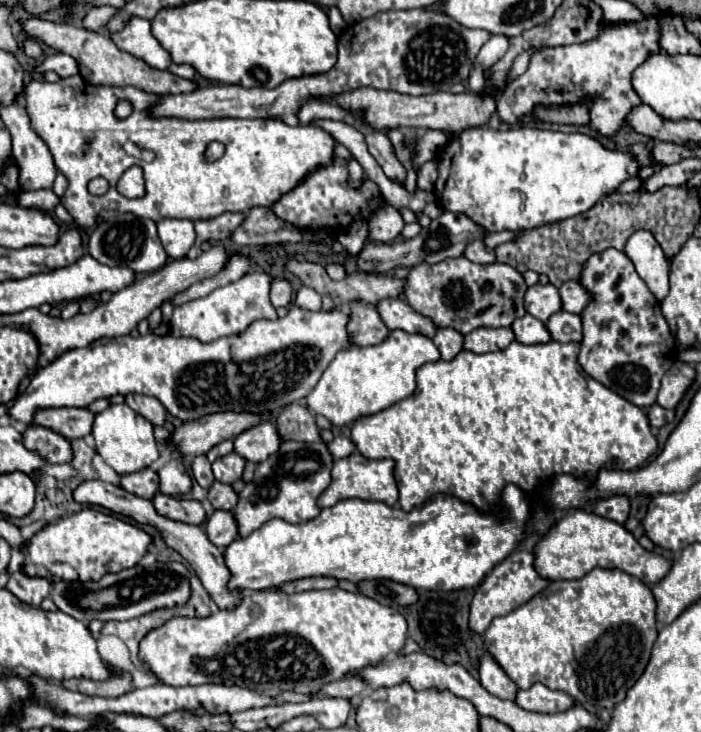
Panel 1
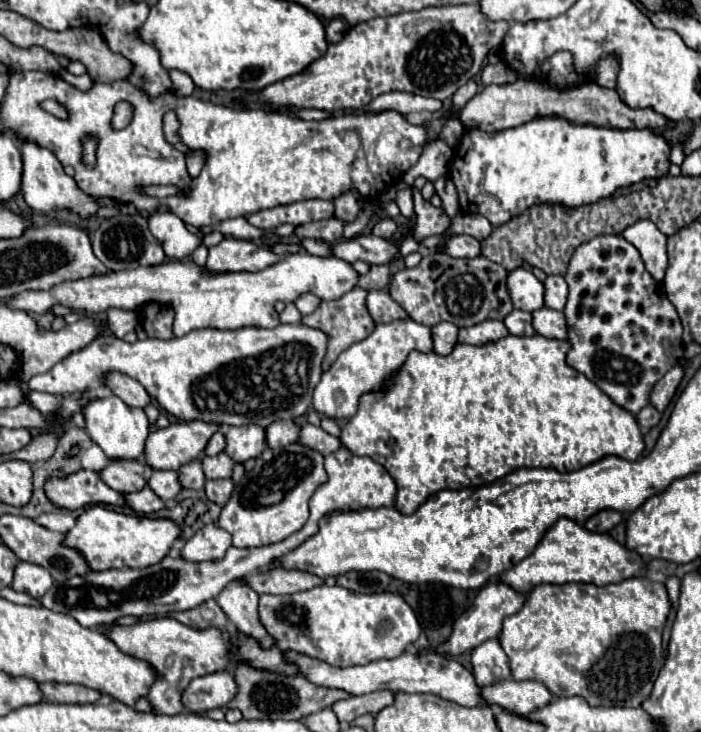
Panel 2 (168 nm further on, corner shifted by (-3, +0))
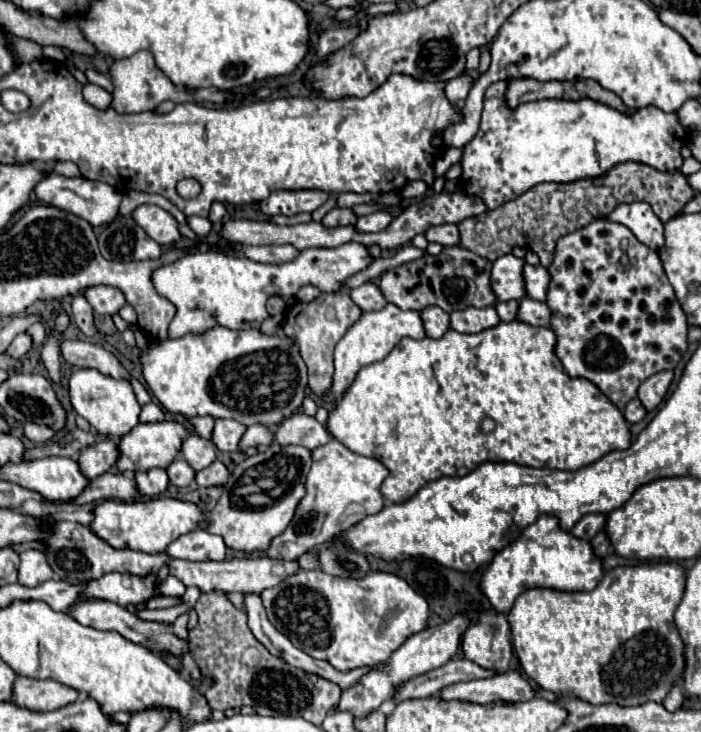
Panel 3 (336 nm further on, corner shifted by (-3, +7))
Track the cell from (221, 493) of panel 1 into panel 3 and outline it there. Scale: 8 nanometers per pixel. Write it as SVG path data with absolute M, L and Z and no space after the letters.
M215 461L209 467L201 469L195 477L199 487L223 487L227 479L229 479L229 471L221 461Z

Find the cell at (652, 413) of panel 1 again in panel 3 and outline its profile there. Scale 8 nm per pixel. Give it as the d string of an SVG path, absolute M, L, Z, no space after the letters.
M631 399L631 401L627 403L627 407L623 409L623 415L625 415L625 419L627 419L629 423L639 423L639 421L647 415L647 411L645 411L645 407L639 403L639 399Z

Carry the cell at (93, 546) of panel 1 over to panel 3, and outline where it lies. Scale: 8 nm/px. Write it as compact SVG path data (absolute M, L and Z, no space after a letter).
M171 497L151 499L151 501L133 501L133 503L101 501L93 509L93 521L89 523L89 529L115 549L133 549L133 551L155 555L155 553L165 553L165 549L179 535L185 535L193 529L203 527L201 517L203 513L195 503L177 501Z

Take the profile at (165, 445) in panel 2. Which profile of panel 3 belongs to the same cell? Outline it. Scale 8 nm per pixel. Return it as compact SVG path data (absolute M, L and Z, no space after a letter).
M161 421L161 423L139 423L133 427L121 441L119 441L119 461L117 461L117 471L149 471L155 467L167 469L169 463L181 453L183 439L187 439L189 431L177 421Z

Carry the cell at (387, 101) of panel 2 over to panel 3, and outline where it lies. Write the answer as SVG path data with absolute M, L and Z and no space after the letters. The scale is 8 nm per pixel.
M459 75L457 79L453 79L445 85L445 95L453 105L461 105L465 101L471 85L473 85L473 81L467 75Z

